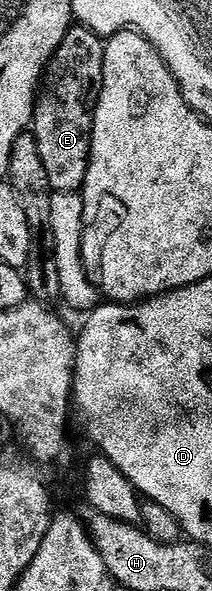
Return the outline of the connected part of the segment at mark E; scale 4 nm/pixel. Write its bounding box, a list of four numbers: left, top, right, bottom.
[30,23,105,193]

